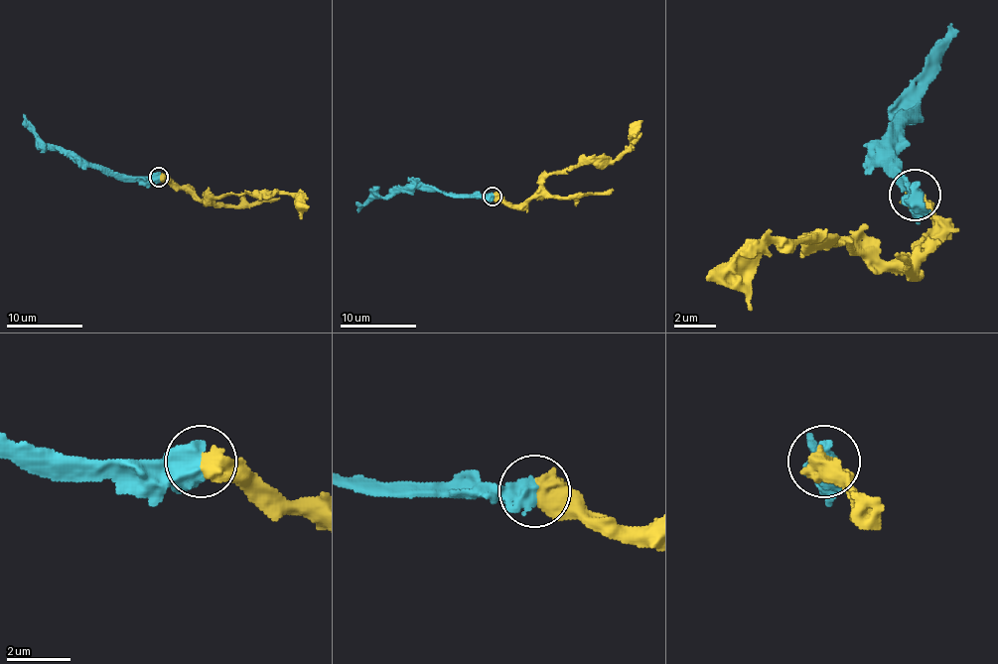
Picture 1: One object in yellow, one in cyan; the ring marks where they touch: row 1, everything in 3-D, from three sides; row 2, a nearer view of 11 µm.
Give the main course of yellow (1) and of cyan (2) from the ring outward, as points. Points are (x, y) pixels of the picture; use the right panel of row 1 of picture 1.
1: (916, 197), (936, 222), (906, 258), (853, 248), (848, 243), (822, 238), (760, 243), (708, 279)
2: (916, 197), (895, 170), (895, 149), (916, 118), (916, 87), (926, 56), (952, 25)

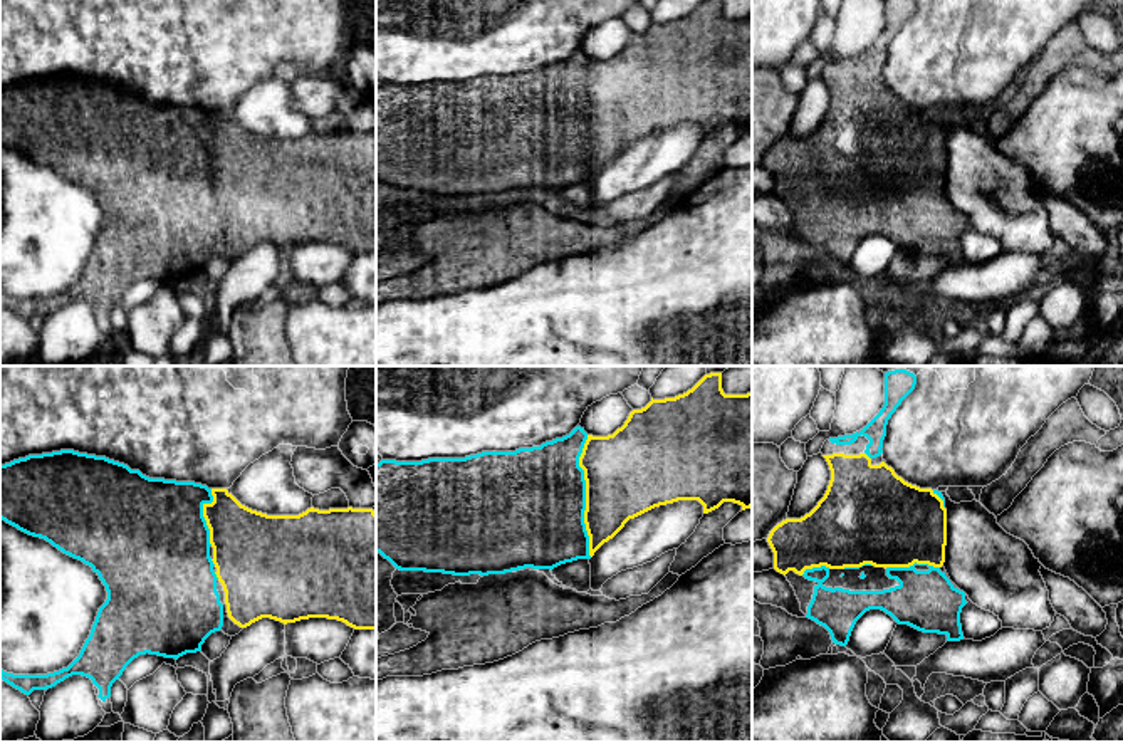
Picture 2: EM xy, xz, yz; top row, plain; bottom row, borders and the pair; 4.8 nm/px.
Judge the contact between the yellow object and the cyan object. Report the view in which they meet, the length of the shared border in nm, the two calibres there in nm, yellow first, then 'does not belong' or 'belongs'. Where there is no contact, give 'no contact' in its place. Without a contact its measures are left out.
xz | 600 nm | 400/500 nm | belongs

